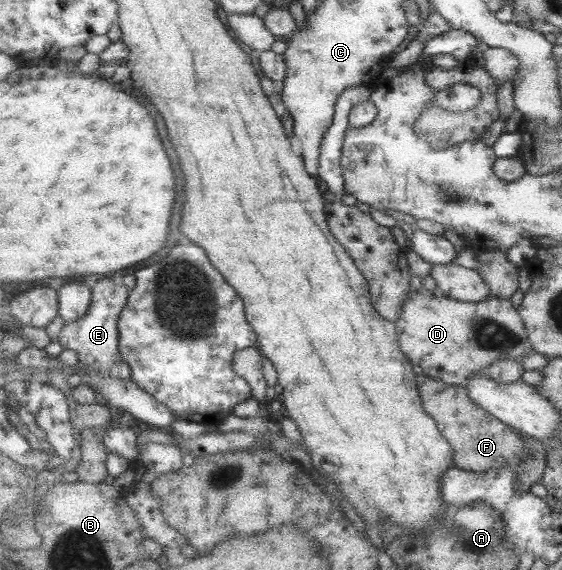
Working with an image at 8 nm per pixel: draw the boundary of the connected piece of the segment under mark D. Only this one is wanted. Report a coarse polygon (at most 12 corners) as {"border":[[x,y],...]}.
{"border":[[411,290],[401,351],[466,385],[534,351],[510,299]]}

